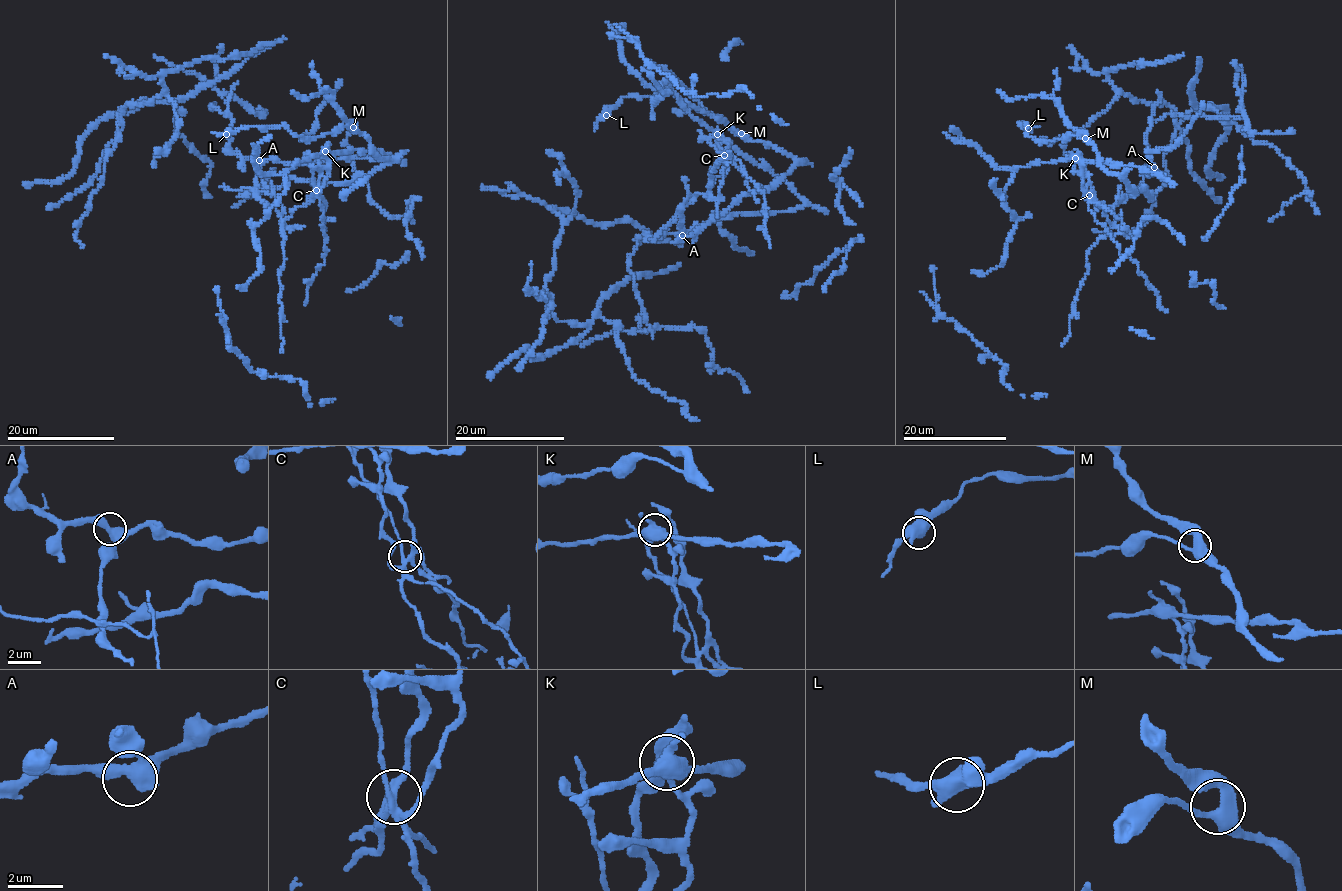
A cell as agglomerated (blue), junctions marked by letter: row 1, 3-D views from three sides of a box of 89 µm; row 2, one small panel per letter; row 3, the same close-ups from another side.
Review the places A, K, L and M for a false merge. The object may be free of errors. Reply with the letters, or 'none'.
K

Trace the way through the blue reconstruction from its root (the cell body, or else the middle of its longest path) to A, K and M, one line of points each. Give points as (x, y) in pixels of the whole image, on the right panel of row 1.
A: (1112, 224), (1116, 202), (1122, 194), (1129, 195), (1135, 190), (1154, 167)
K: (1112, 224), (1108, 222), (1102, 206), (1091, 196), (1084, 197), (1082, 164), (1075, 157)
M: (1112, 224), (1116, 202), (1135, 190), (1152, 167), (1145, 187), (1133, 194), (1119, 176), (1103, 167), (1085, 138)

